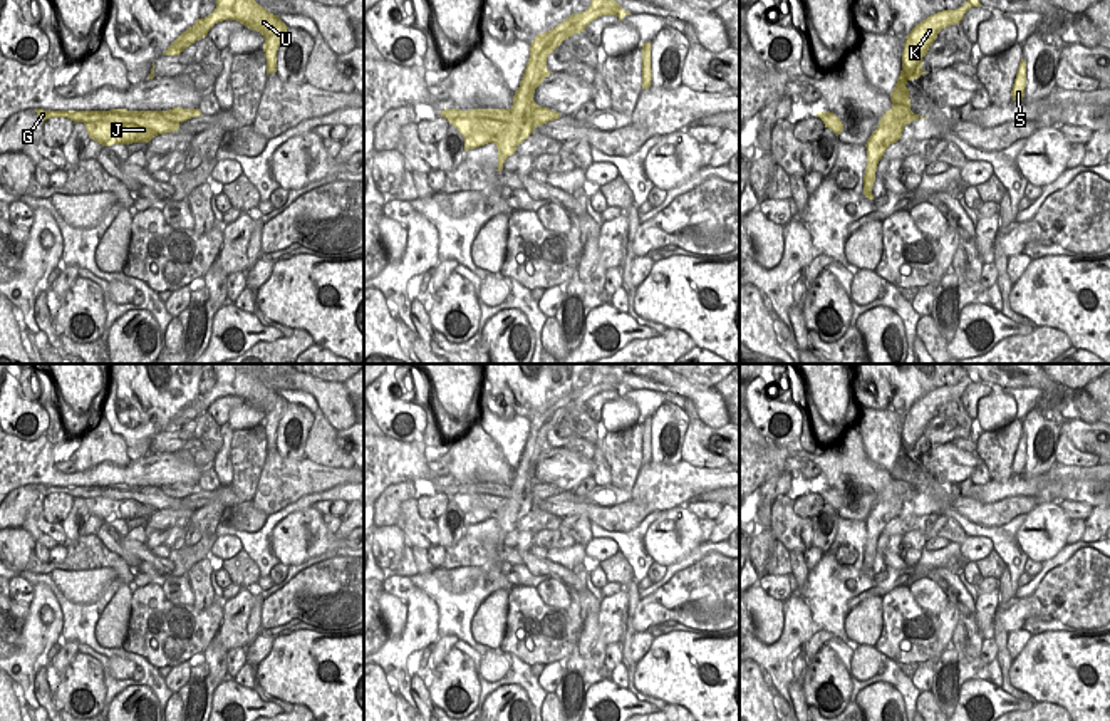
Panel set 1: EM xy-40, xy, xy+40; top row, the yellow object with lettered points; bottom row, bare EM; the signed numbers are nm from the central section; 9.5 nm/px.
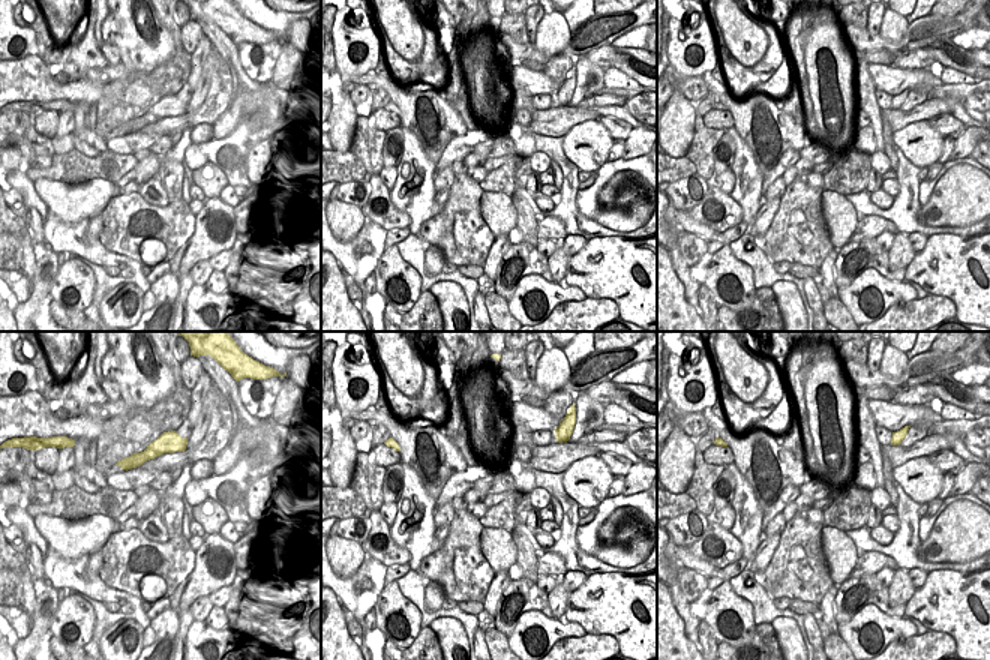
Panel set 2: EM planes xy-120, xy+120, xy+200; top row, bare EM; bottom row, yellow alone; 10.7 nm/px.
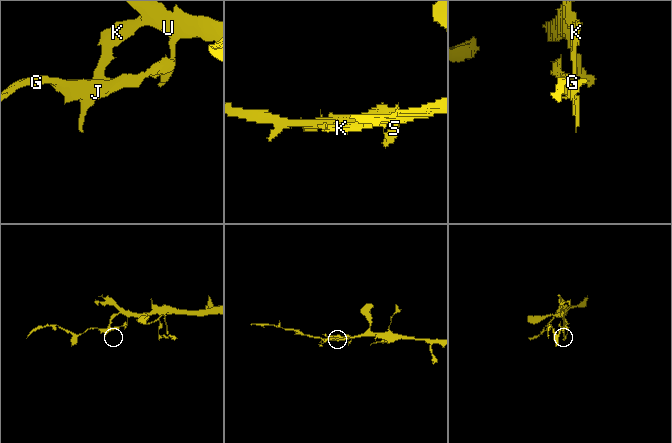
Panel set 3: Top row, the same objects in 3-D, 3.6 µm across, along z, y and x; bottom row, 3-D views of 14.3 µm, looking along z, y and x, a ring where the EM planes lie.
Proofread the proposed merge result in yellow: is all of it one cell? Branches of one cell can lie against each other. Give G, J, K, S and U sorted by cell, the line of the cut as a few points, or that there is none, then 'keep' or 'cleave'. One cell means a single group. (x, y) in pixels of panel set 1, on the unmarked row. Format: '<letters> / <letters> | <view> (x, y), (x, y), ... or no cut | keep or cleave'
G J K S U | no cut | keep

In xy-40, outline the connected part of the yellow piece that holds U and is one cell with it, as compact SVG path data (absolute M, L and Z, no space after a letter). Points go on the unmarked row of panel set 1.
M211 364L216 384L205 394L198 394L193 402L183 407L164 428L164 431L179 431L186 423L206 412L210 404L223 396L236 396L245 402L260 407L265 412L263 428L267 434L267 451L277 448L277 426L287 407L287 401L258 381L246 364Z

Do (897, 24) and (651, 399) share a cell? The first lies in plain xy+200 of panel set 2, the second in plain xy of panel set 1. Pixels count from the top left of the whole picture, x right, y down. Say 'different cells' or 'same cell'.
different cells

